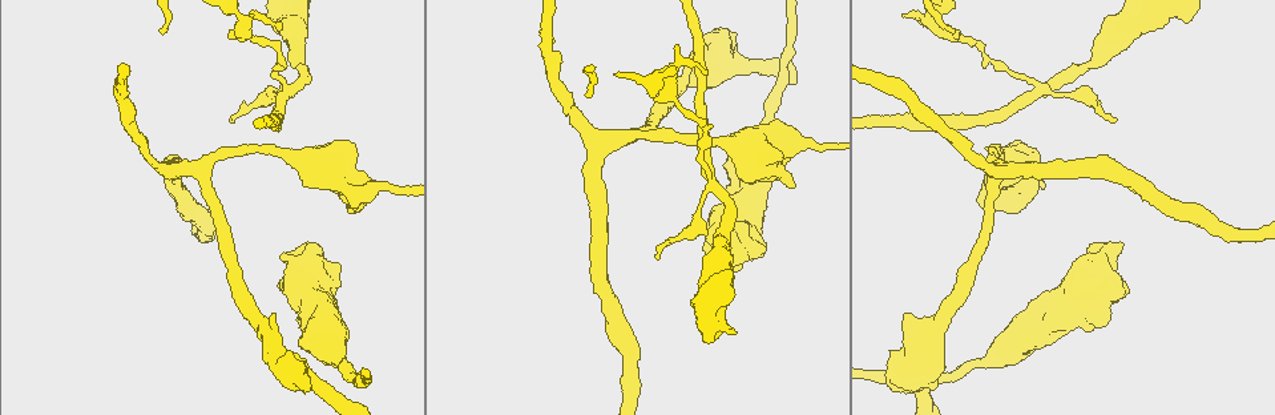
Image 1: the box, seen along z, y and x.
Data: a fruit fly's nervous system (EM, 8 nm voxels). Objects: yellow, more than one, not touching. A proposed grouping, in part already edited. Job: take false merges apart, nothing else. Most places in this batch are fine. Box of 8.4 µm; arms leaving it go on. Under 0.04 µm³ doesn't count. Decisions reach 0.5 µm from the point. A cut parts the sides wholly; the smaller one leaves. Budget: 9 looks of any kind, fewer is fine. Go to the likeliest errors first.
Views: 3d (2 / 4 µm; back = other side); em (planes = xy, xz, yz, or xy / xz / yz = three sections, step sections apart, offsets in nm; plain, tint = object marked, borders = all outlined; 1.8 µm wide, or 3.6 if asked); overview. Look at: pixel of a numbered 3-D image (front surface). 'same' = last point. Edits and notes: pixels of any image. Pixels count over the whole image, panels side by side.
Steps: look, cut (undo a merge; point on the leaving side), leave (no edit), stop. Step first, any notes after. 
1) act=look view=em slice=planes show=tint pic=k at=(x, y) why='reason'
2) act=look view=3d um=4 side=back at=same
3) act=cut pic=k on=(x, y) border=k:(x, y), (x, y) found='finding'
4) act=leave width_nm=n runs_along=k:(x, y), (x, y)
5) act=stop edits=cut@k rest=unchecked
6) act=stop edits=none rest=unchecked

act=look view=em slice=planes show=tint pic=1 at=(1039, 89) why='abrupt turn'

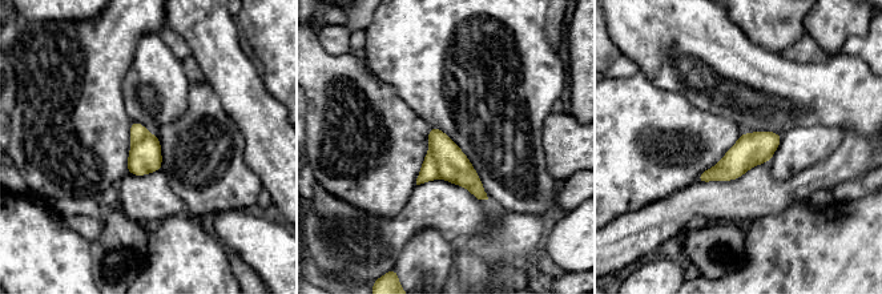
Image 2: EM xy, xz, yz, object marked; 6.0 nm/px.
act=cut pic=2 on=(430, 172) border=2:(430, 149), (434, 154), (439, 176) found='a second neuron is stuck on'

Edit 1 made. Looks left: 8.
act=look view=3d um=2 pic=1 at=(632, 133) why='sudden change in width'

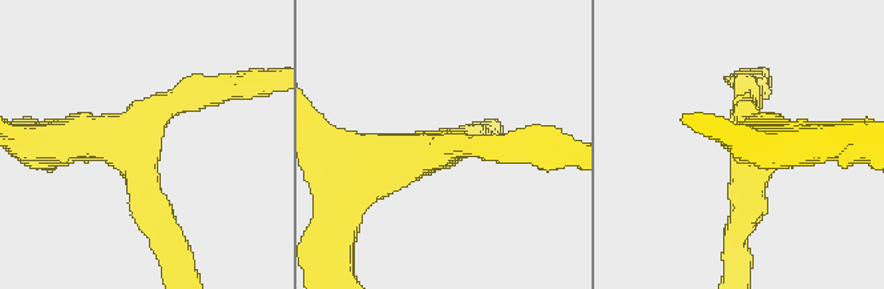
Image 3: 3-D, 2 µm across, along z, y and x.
act=look view=em slice=planes show=borders pic=3 at=(141, 134) arms=4

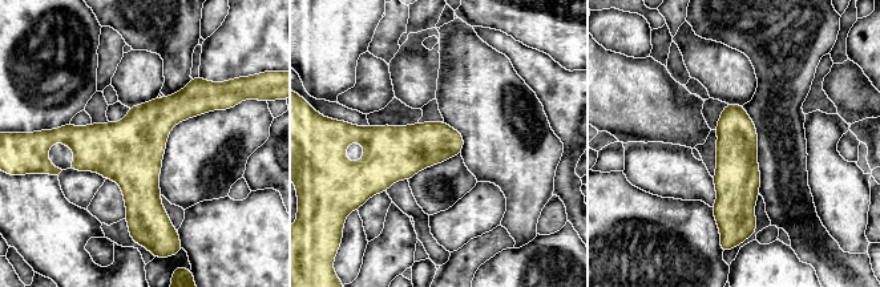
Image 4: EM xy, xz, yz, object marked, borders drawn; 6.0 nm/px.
act=leave found='one neuron here'

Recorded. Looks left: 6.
act=look view=em slice=planes show=plain pic=1 at=(694, 79) why='branch point'

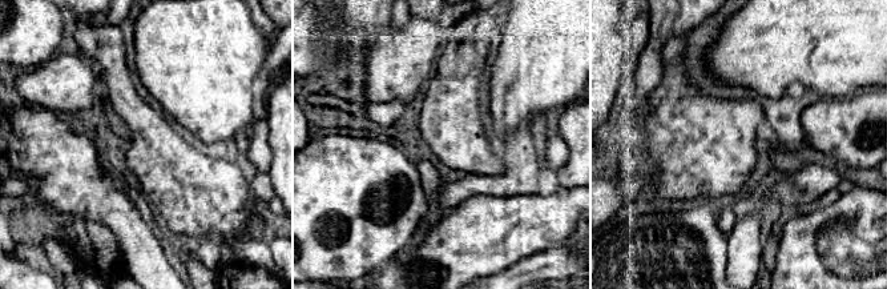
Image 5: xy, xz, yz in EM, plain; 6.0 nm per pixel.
act=look view=em slice=planes show=tint at=same

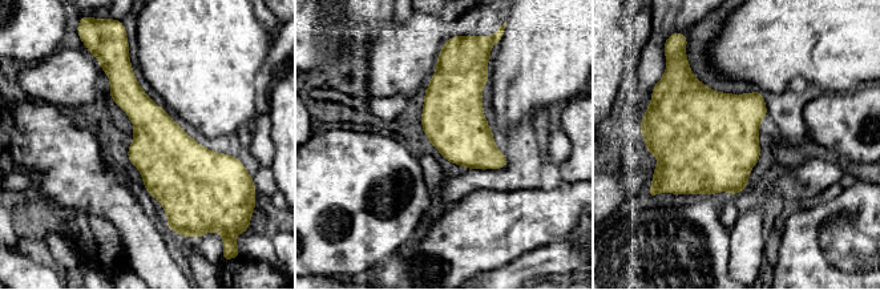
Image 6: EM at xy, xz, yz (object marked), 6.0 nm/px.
act=leave width_nm=380 found='continuous, no second neuron'

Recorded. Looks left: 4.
act=stop edits=cut@2 rest=unchecked

